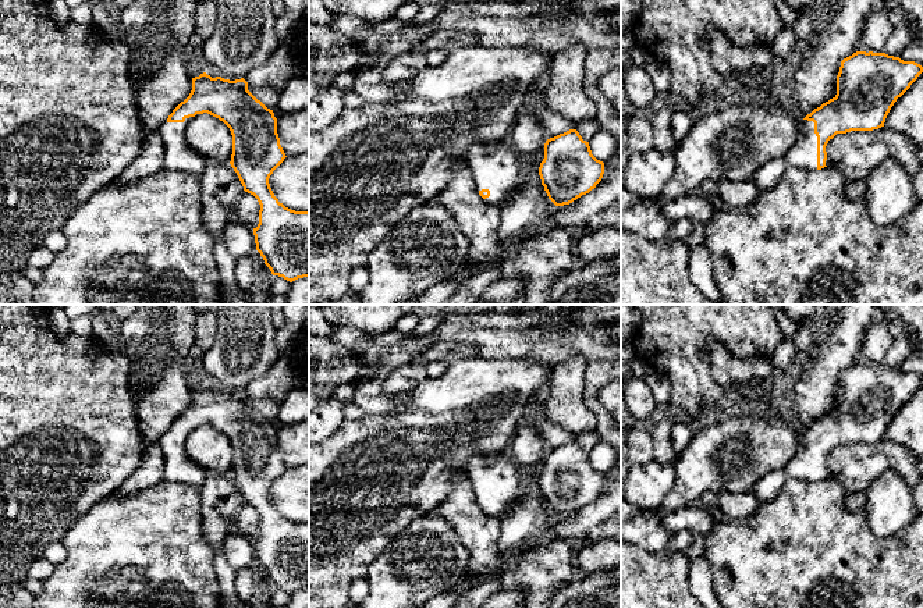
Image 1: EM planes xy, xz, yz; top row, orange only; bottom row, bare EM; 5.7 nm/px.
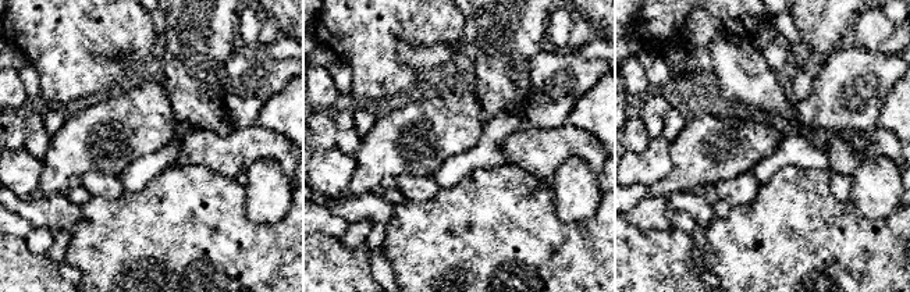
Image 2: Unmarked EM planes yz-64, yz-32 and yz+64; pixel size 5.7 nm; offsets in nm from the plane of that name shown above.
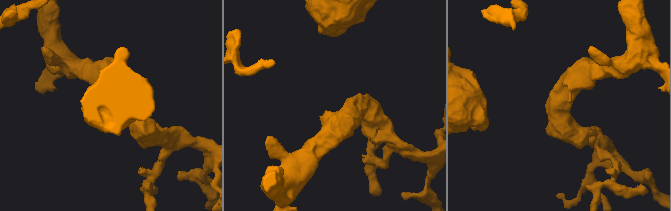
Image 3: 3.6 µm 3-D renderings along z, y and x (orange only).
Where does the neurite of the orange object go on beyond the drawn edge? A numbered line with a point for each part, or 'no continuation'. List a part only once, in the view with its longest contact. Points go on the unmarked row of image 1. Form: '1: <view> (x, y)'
1: yz (803, 465)

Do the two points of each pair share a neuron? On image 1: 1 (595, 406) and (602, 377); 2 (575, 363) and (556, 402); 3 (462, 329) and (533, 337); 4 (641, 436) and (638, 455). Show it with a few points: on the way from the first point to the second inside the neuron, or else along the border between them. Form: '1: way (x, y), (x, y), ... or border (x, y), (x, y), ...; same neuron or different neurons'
1: way (592, 400), (592, 387), (595, 384); same neuron
2: way (571, 373), (567, 377), (565, 393); same neuron
3: way (480, 330), (493, 334), (515, 334); same neuron
4: way (639, 440), (639, 451); same neuron

